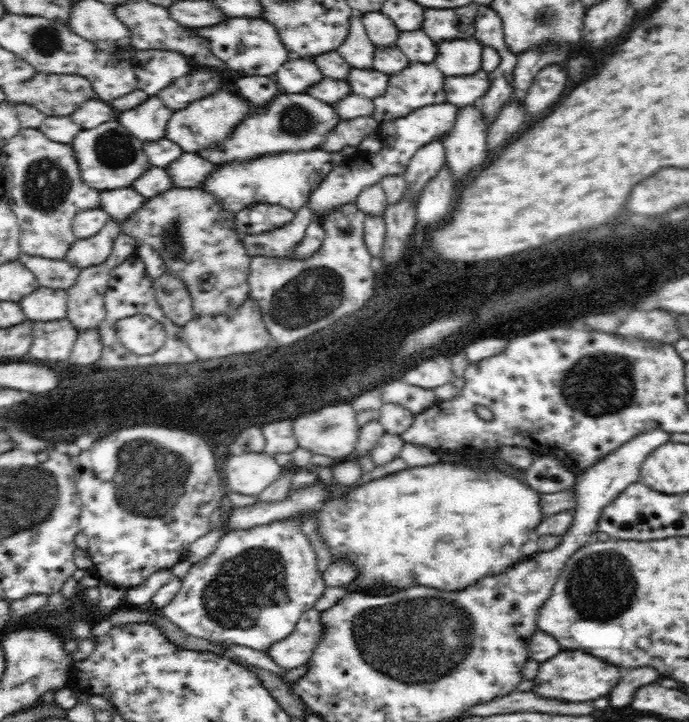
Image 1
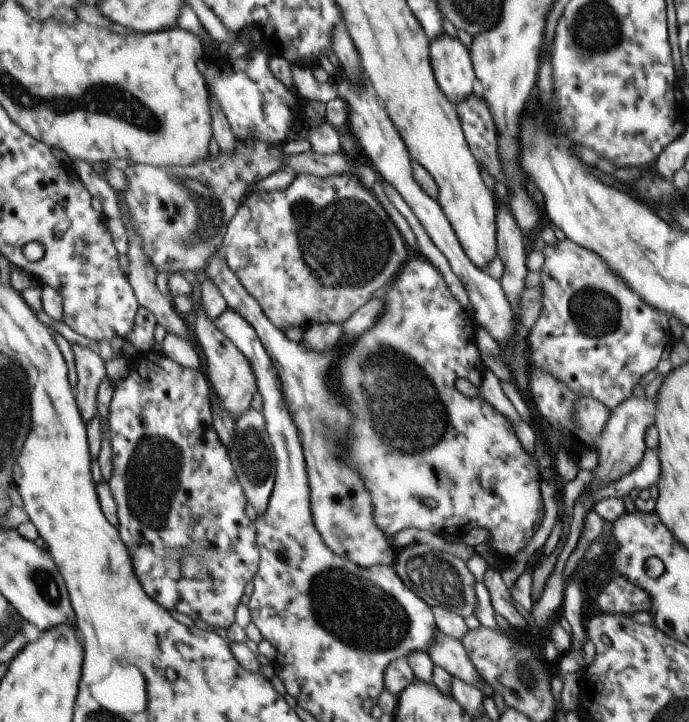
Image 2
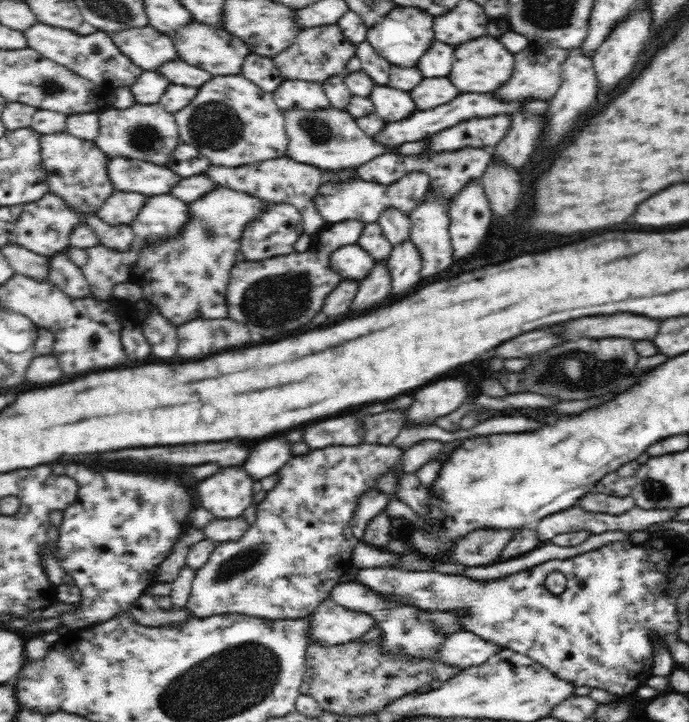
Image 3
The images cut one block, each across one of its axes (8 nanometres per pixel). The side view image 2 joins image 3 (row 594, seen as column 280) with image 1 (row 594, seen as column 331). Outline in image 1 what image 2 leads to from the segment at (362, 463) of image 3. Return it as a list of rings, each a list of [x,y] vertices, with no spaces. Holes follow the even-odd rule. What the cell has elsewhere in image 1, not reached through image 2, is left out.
[[[301,516],[247,529],[225,530],[216,551],[193,564],[182,578],[178,594],[162,608],[162,614],[186,634],[216,646],[244,646],[265,651],[273,642],[288,636],[304,612],[313,610],[326,585],[316,569],[316,555],[300,530]]]

